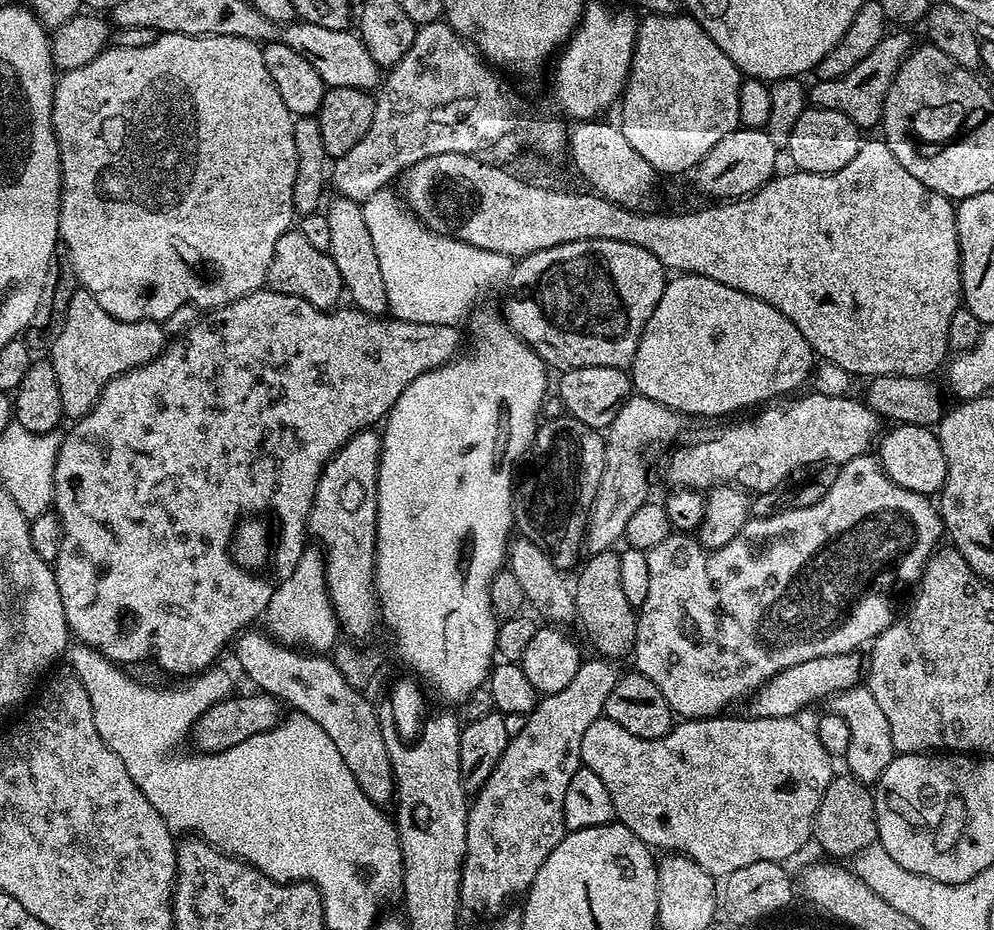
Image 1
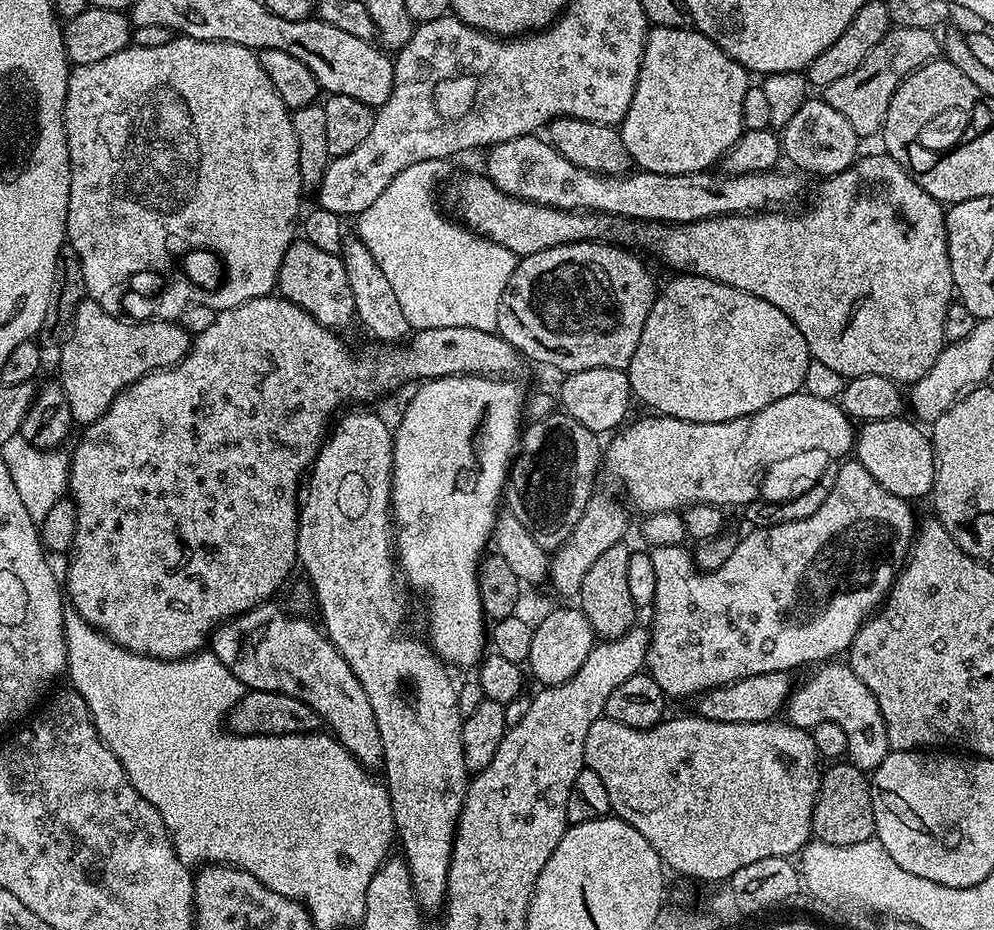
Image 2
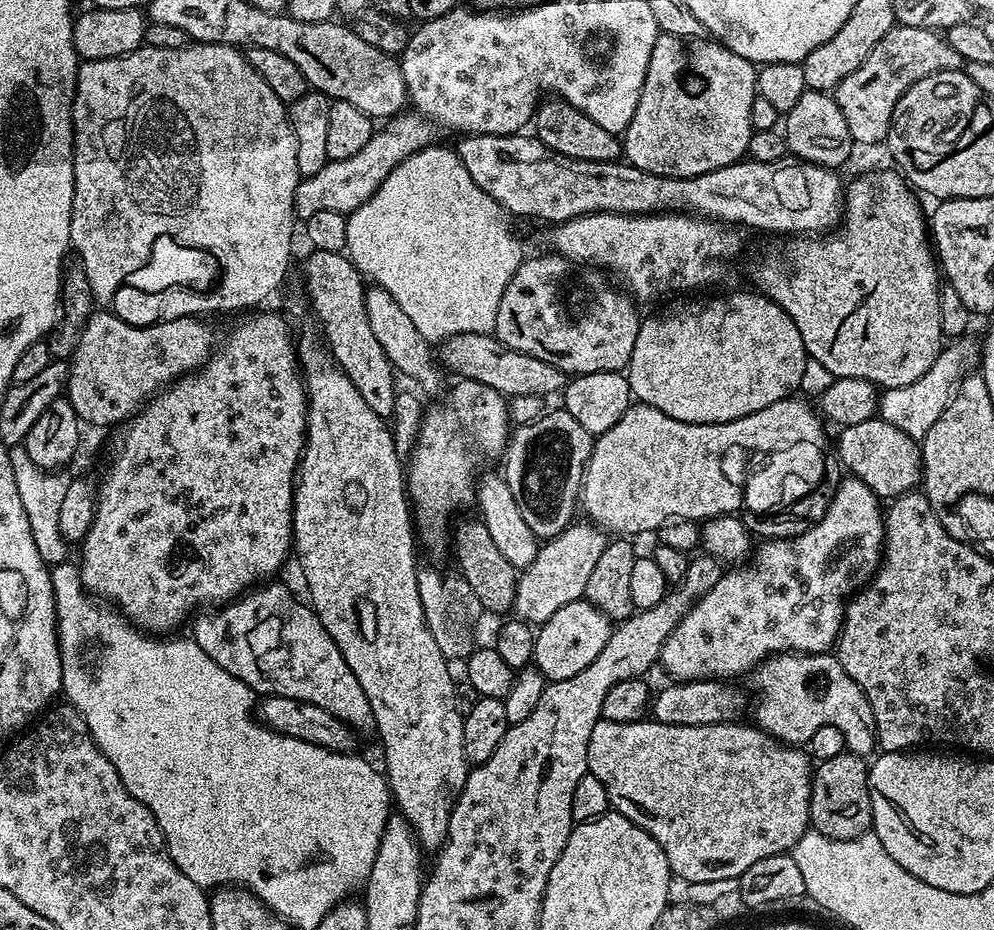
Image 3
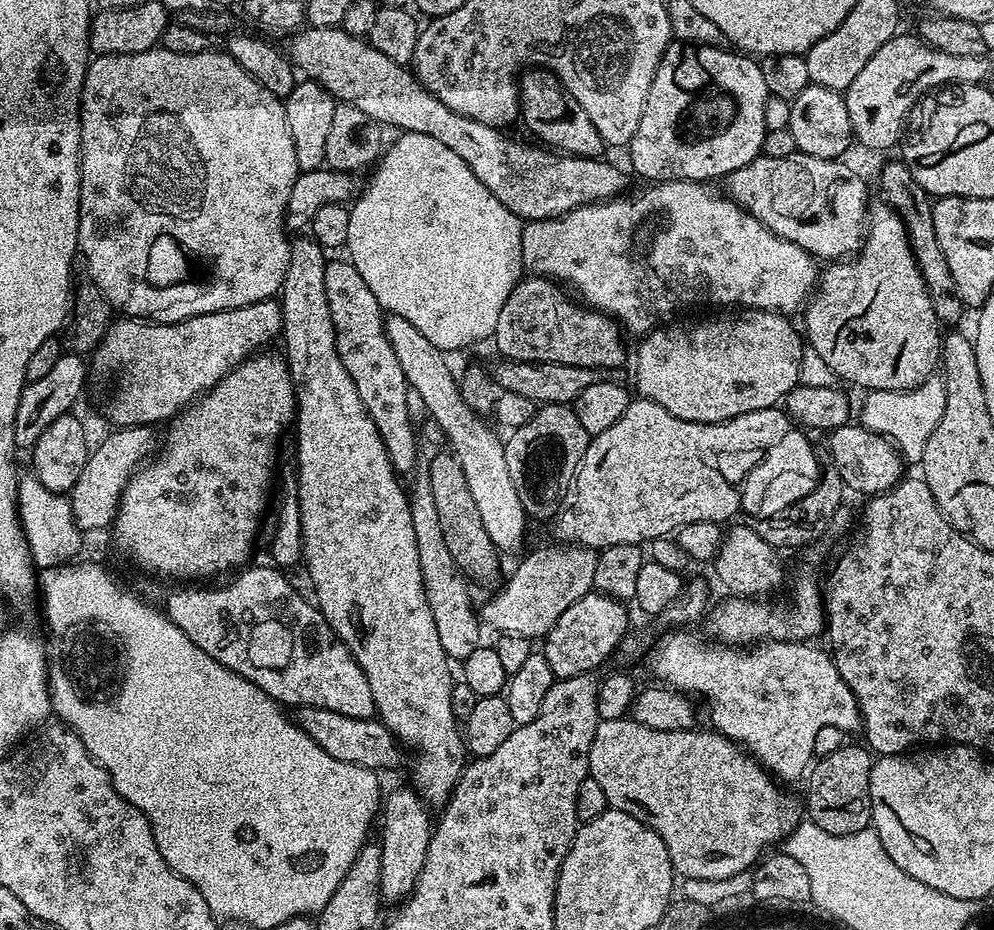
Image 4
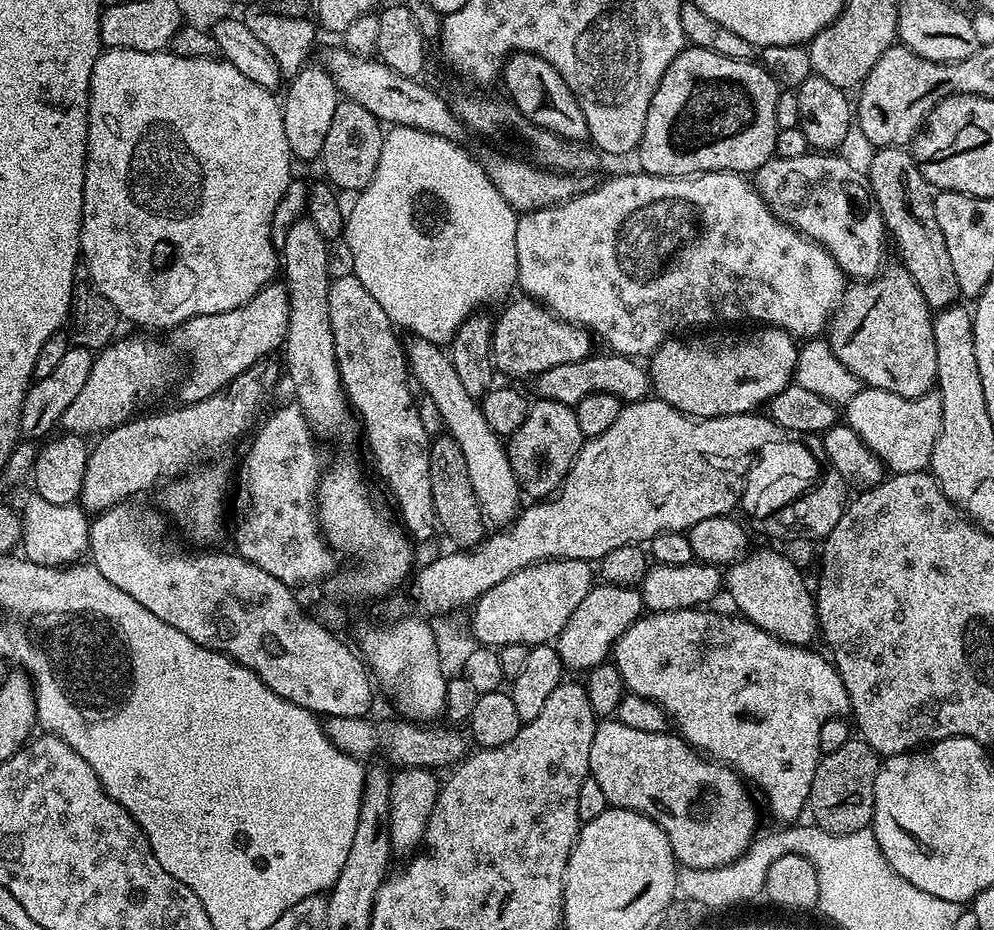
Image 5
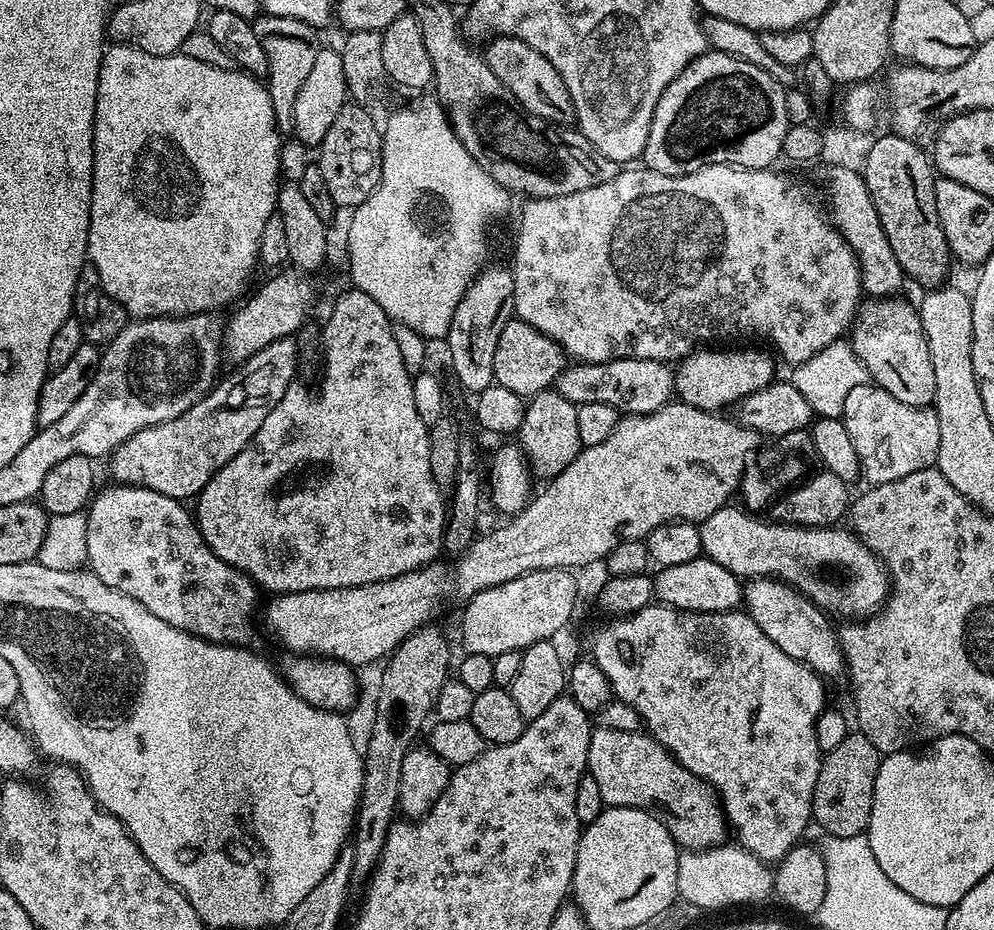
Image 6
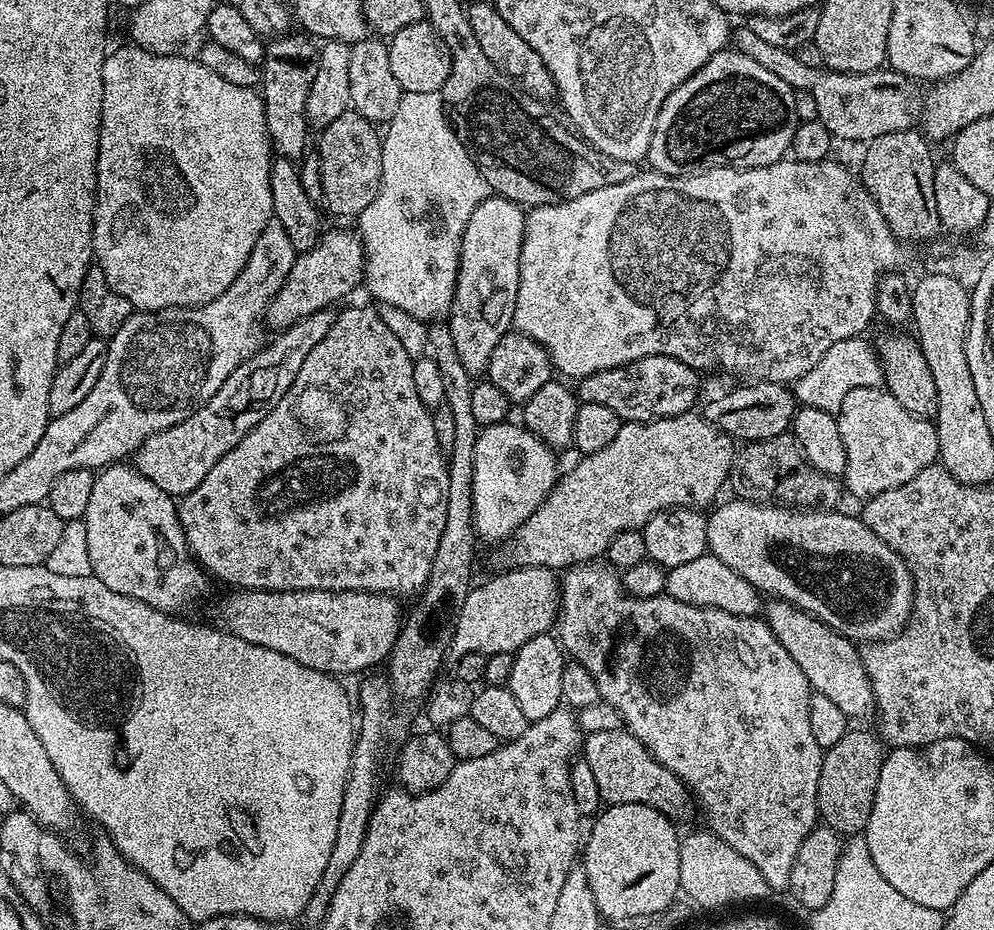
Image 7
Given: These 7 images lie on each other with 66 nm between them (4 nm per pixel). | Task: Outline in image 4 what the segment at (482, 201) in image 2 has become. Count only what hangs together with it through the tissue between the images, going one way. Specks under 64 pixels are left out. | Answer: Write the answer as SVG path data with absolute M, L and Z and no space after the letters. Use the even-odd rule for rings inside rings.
M873 203L868 209L866 235L860 251L847 262L829 263L825 267L828 269L819 273L814 295L802 312L802 332L807 347L818 350L826 366L830 366L841 381L849 380L863 390L905 392L926 382L937 371L942 360L942 325L934 314L928 281L912 251L904 219L891 204L879 203Z

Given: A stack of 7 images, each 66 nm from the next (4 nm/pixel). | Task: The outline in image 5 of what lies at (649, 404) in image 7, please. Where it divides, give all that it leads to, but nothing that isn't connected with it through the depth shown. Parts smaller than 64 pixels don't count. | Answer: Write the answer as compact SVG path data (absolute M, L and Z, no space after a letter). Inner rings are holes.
M593 354L578 362L566 362L566 366L554 366L551 370L542 370L542 374L538 374L534 378L537 392L535 395L541 400L553 400L569 406L582 402L582 398L586 398L586 394L614 394L614 398L618 398L622 402L645 399L650 392L649 369L639 359L615 354L607 355Z

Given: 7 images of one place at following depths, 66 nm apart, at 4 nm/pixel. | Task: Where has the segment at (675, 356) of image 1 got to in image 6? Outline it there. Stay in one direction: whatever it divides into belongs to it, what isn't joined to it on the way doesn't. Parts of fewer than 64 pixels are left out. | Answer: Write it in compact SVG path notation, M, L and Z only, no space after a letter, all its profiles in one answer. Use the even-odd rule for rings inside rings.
M700 348L679 361L675 369L675 393L685 404L704 411L721 411L722 407L731 407L768 384L773 383L773 355L760 350L714 350Z

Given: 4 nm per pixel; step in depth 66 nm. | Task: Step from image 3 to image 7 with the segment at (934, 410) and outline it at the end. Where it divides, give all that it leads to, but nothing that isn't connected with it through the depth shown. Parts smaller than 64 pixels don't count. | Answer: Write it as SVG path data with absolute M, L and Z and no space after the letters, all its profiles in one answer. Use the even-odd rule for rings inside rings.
M883 387L850 390L842 398L840 411L835 413L838 434L846 450L843 487L852 496L877 496L882 490L894 490L902 482L910 482L918 470L937 463L938 434L931 419L915 416Z

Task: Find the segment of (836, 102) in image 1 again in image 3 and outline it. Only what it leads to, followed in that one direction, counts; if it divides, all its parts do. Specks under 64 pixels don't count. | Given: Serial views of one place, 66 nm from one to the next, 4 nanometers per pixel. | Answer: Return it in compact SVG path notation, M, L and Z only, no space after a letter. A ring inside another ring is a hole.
M897 24L870 50L870 58L862 62L854 74L842 78L842 82L834 90L838 110L842 110L842 118L846 118L846 126L850 126L850 134L857 145L883 145L888 138L892 125L892 115L906 90L914 86L922 78L935 72L960 70L965 67L965 60L948 45L947 39L939 31L919 29L918 26Z

